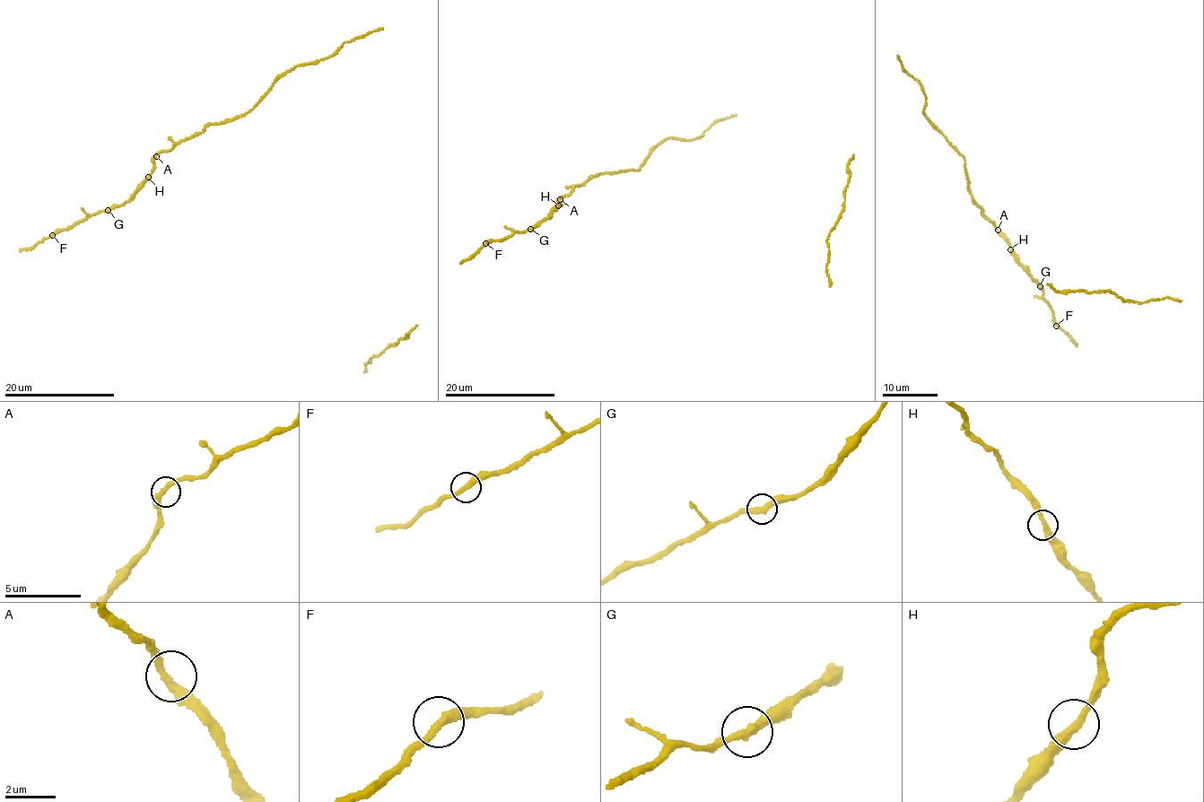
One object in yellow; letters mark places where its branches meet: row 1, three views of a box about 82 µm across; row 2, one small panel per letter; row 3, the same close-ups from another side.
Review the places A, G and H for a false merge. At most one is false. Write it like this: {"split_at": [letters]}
{"split_at": []}

